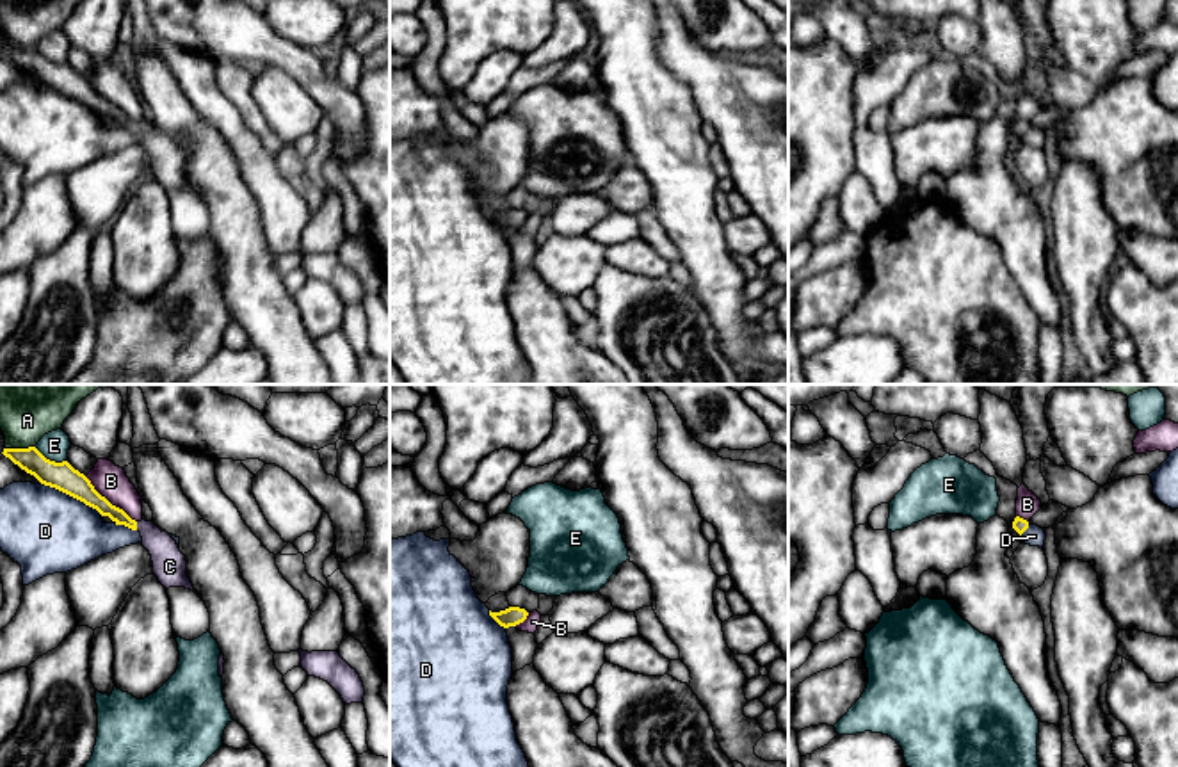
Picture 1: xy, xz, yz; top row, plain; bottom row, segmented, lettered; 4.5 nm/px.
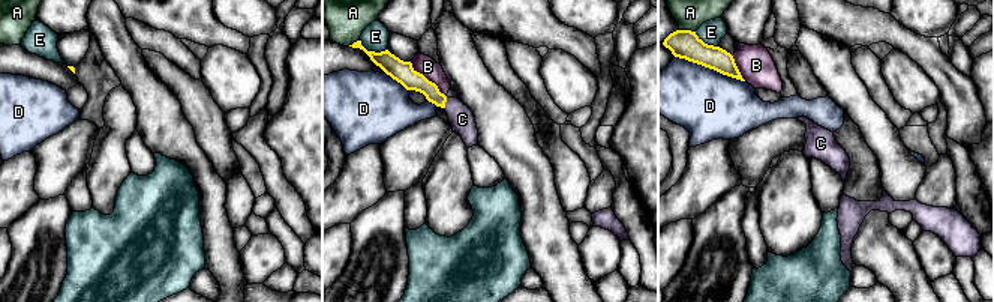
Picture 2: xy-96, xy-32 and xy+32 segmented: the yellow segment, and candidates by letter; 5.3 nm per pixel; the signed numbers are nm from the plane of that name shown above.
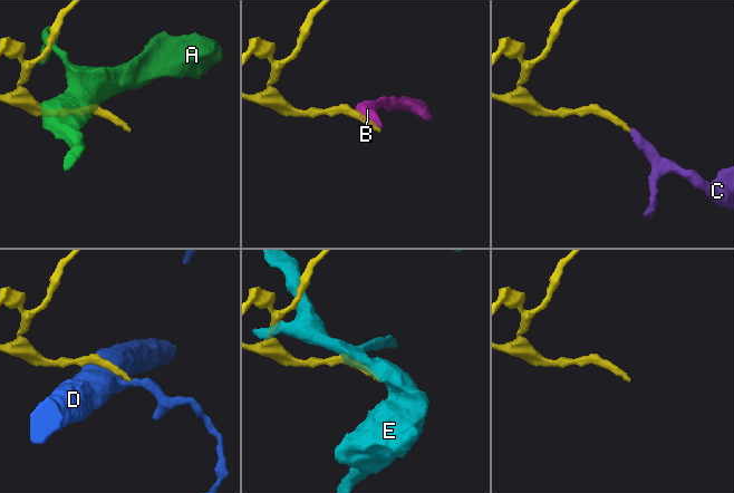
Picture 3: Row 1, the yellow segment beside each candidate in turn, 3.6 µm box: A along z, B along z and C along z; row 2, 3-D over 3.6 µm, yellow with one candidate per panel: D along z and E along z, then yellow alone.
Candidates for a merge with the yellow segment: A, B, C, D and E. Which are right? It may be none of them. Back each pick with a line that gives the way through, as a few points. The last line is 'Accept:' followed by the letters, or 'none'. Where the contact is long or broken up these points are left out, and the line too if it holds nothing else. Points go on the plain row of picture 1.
C: across xy (89, 96), (136, 127), (164, 152), (169, 168)
Accept: C

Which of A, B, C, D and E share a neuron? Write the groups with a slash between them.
A / B / C / D / E

